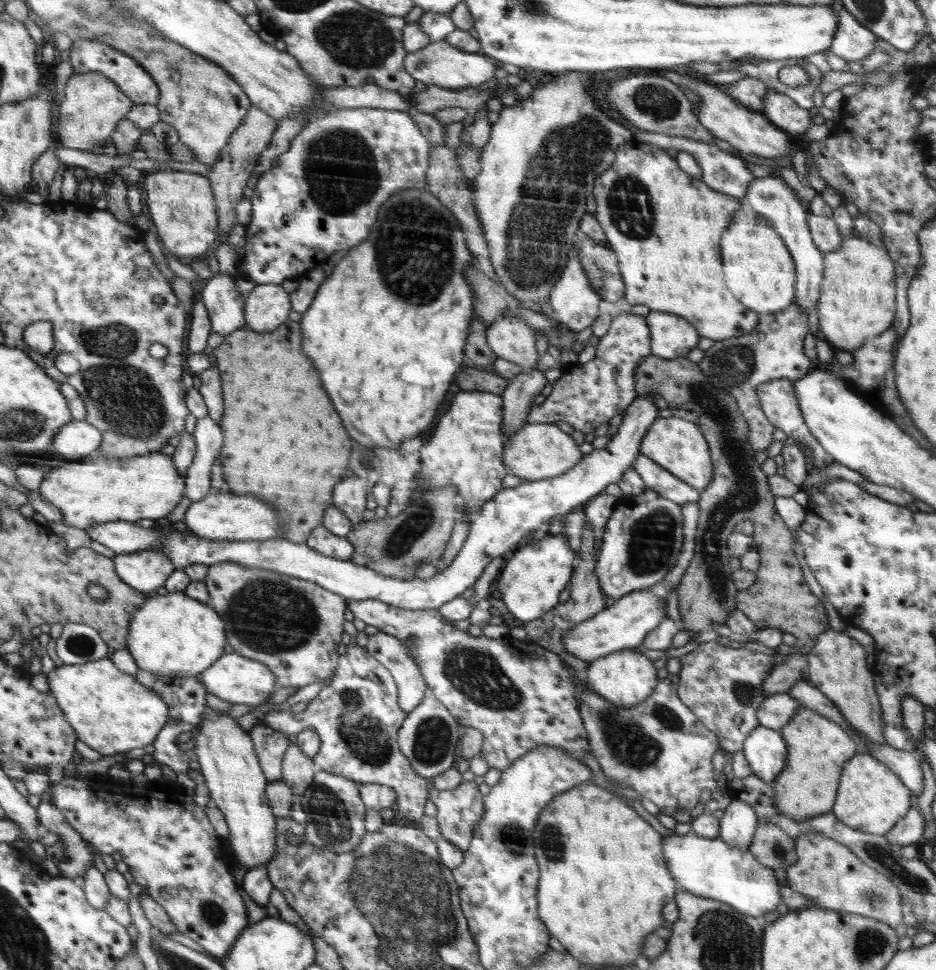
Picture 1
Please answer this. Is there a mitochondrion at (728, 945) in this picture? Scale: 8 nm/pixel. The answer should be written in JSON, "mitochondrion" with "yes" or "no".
{"mitochondrion":"yes"}

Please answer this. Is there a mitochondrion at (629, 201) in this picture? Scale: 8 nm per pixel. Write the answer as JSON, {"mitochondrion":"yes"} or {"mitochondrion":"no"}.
{"mitochondrion":"yes"}

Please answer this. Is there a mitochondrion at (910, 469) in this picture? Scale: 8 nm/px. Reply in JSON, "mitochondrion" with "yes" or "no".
{"mitochondrion":"no"}

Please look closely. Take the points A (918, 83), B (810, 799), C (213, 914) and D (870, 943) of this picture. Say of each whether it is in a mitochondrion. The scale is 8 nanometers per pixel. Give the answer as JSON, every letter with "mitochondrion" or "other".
{"A":"other","B":"other","C":"mitochondrion","D":"mitochondrion"}

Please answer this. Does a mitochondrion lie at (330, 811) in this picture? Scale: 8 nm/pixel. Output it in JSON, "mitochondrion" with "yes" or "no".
{"mitochondrion":"yes"}

